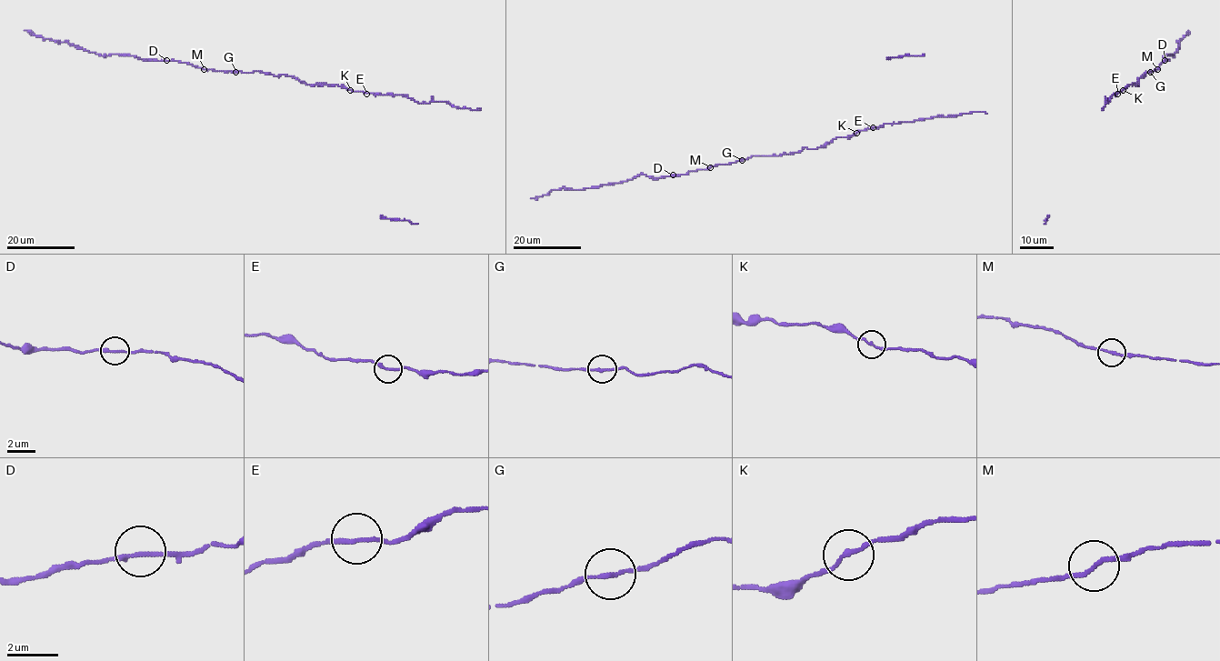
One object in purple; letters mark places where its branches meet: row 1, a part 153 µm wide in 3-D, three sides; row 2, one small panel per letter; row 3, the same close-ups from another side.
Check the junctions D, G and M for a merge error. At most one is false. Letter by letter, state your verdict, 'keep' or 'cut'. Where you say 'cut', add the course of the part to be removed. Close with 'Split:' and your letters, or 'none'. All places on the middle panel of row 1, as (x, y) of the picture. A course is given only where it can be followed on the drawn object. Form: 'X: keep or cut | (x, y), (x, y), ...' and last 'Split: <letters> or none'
D: keep
G: keep
M: keep
Split: none

